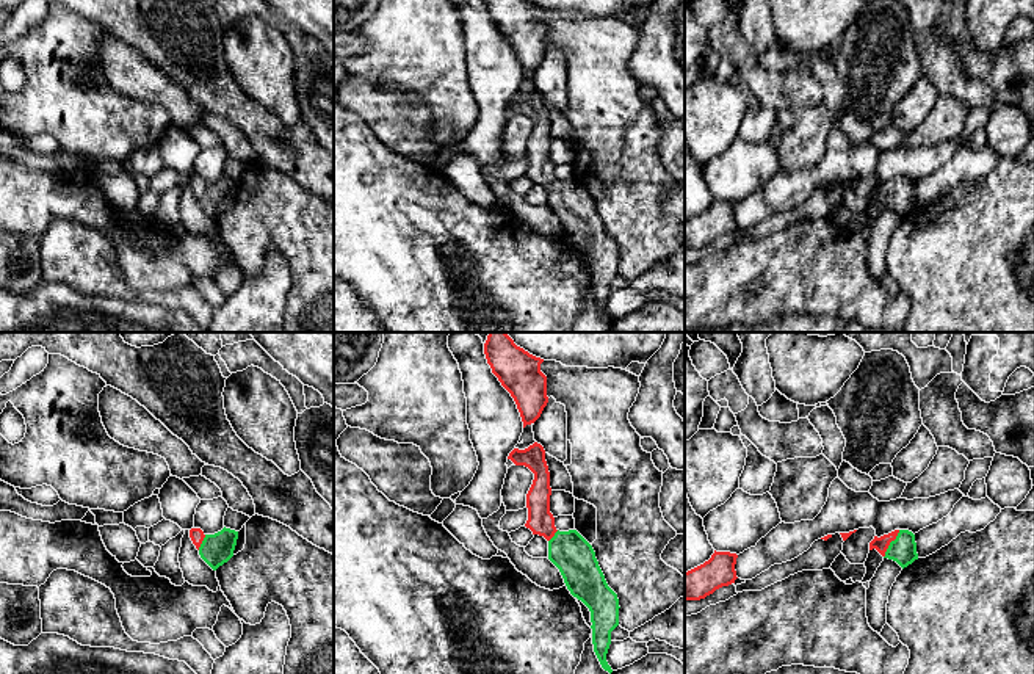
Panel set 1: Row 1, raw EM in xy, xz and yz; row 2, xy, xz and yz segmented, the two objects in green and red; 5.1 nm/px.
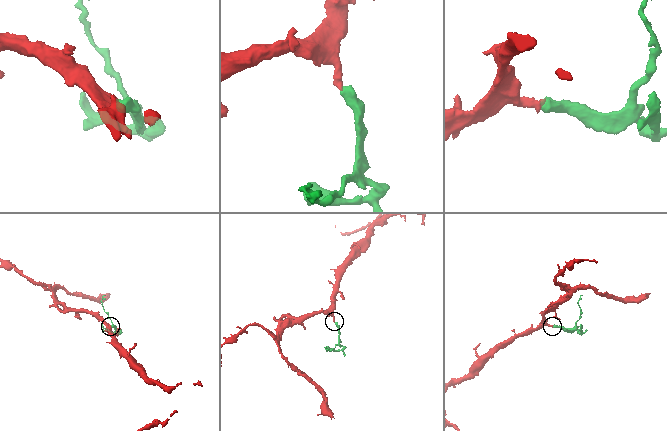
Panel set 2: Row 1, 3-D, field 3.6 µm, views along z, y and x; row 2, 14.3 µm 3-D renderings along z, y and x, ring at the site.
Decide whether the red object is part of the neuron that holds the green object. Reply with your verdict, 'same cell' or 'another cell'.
same cell

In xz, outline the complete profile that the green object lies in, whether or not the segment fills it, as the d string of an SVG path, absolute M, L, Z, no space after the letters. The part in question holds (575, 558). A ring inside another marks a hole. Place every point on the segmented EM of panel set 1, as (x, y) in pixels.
M534 442L525 450L514 448L508 459L525 466L534 473L526 494L526 528L548 541L548 560L559 569L570 594L591 611L594 652L605 671L613 672L606 661L611 632L619 625L619 599L608 586L592 545L577 531L559 531L550 513L550 472L545 450Z

